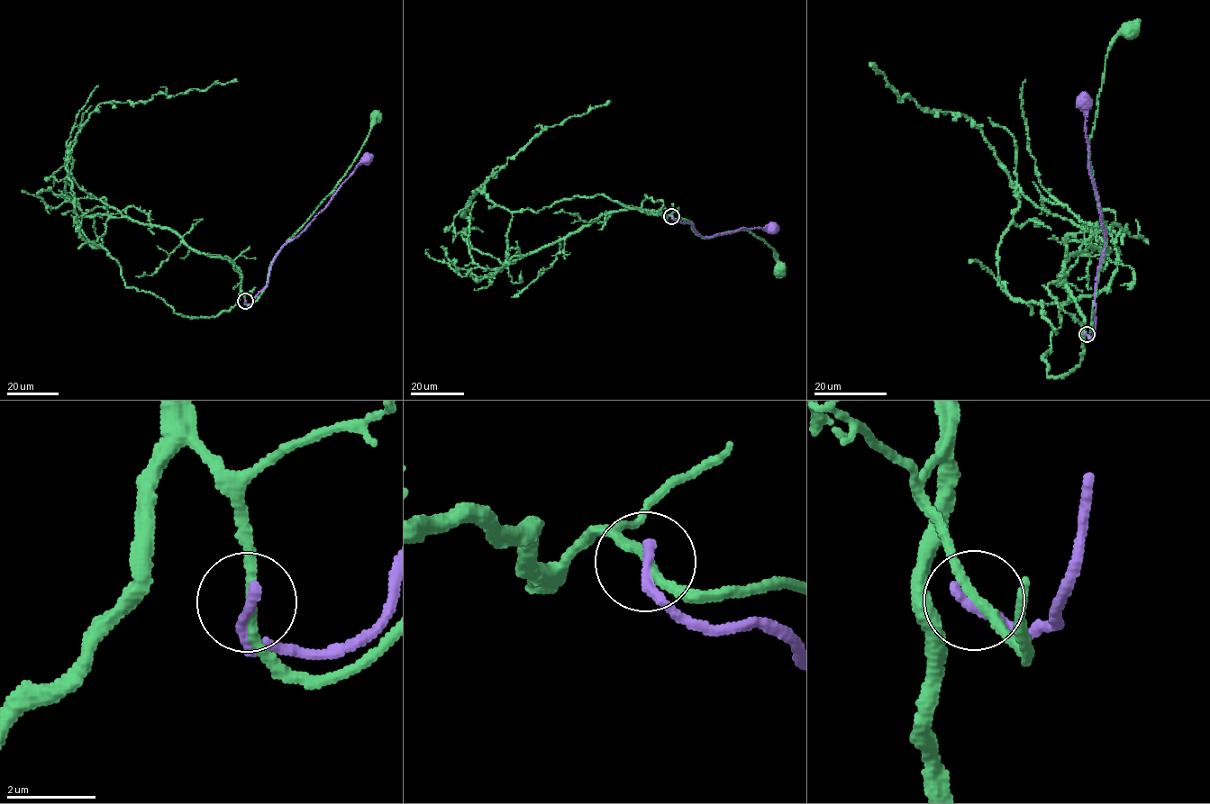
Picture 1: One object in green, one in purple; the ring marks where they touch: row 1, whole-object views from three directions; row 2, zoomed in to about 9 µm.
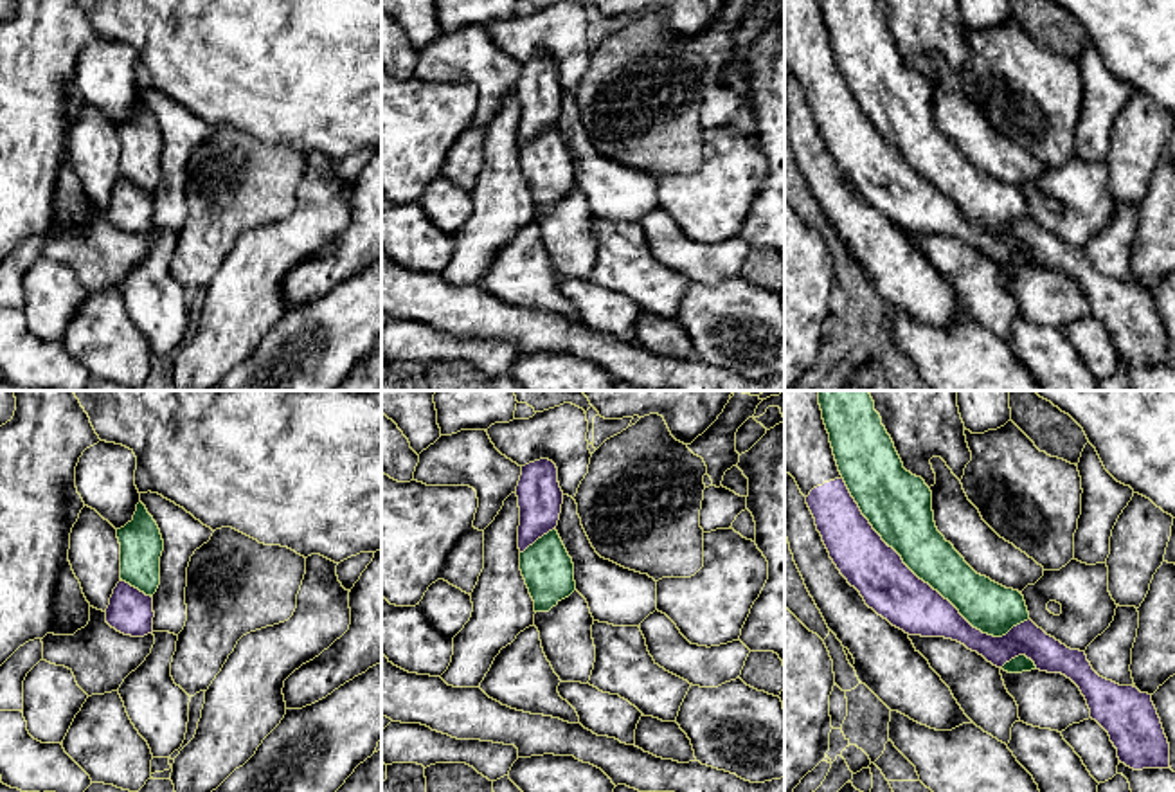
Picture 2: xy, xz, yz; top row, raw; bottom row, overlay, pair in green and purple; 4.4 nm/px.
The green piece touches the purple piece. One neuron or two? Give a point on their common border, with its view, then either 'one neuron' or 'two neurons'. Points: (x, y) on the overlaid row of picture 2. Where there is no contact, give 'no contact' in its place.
meets green in yz at (923, 580); two neurons

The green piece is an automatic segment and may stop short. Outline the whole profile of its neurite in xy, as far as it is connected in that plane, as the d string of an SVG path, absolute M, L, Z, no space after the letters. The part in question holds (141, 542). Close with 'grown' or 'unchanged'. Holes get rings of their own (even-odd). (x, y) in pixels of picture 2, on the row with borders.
M142 502L137 504L133 520L117 529L117 538L121 544L121 580L153 598L160 585L164 540Z; unchanged

